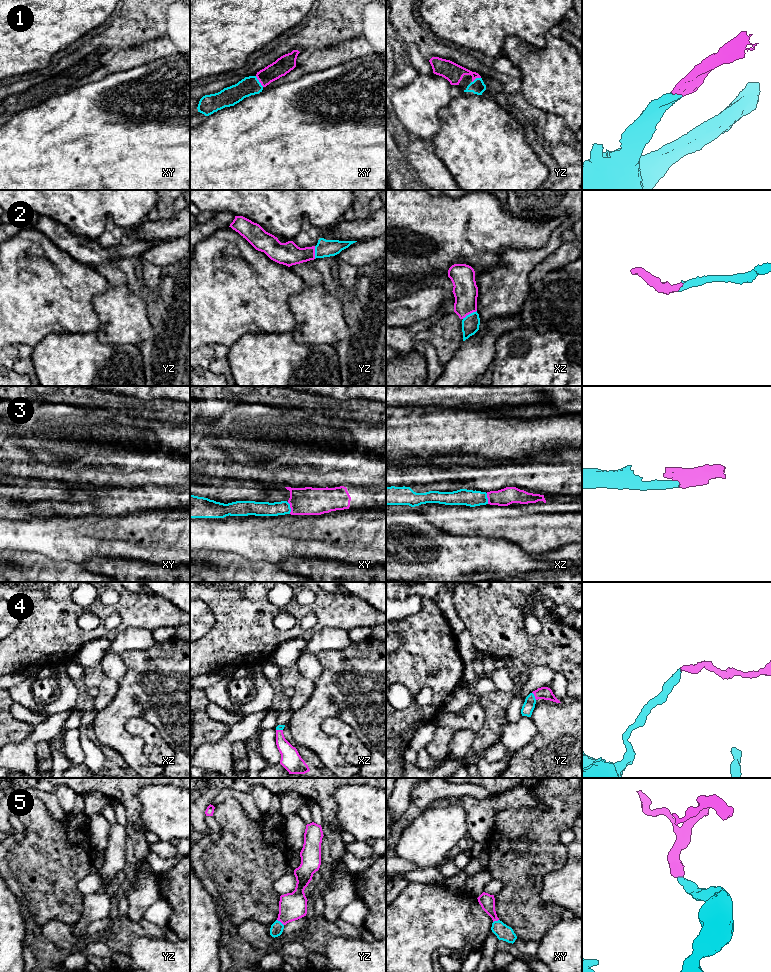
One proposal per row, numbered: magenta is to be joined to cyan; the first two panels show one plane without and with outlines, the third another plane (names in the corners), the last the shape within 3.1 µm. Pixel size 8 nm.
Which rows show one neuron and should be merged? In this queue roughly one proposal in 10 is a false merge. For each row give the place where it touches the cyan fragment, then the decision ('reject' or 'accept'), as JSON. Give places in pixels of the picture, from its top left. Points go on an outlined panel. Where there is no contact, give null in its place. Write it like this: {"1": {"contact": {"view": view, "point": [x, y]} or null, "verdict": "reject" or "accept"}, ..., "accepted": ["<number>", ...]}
{"1": {"contact": {"view": "xy", "point": [258, 81]}, "verdict": "accept"}, "2": {"contact": {"view": "xz", "point": [469, 314]}, "verdict": "accept"}, "3": {"contact": {"view": "xy", "point": [290, 508]}, "verdict": "accept"}, "4": {"contact": {"view": "yz", "point": [534, 696]}, "verdict": "accept"}, "5": {"contact": {"view": "yz", "point": [280, 922]}, "verdict": "accept"}, "accepted": ["1", "2", "3", "4", "5"]}

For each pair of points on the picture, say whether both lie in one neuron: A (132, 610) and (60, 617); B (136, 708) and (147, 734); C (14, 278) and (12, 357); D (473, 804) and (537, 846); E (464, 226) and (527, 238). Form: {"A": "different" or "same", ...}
{"A": "same", "B": "different", "C": "different", "D": "different", "E": "same"}

